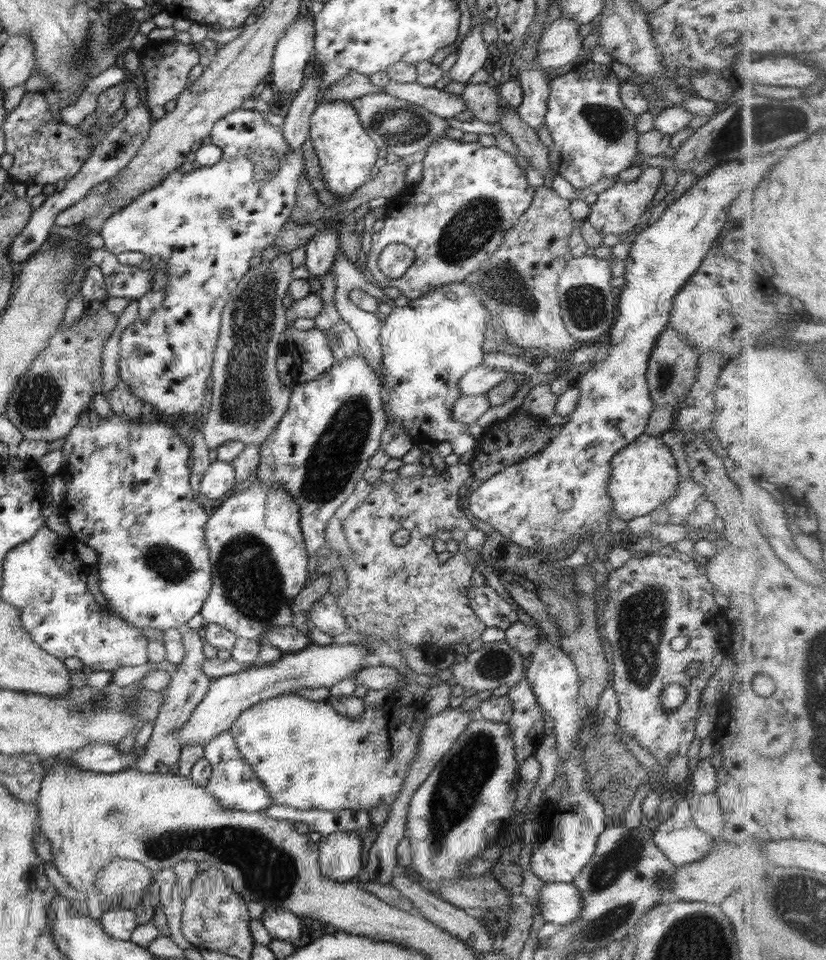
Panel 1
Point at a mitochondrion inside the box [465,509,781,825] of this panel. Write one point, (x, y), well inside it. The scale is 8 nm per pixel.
(640, 626)

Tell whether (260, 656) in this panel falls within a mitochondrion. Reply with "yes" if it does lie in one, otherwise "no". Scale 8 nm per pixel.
no

